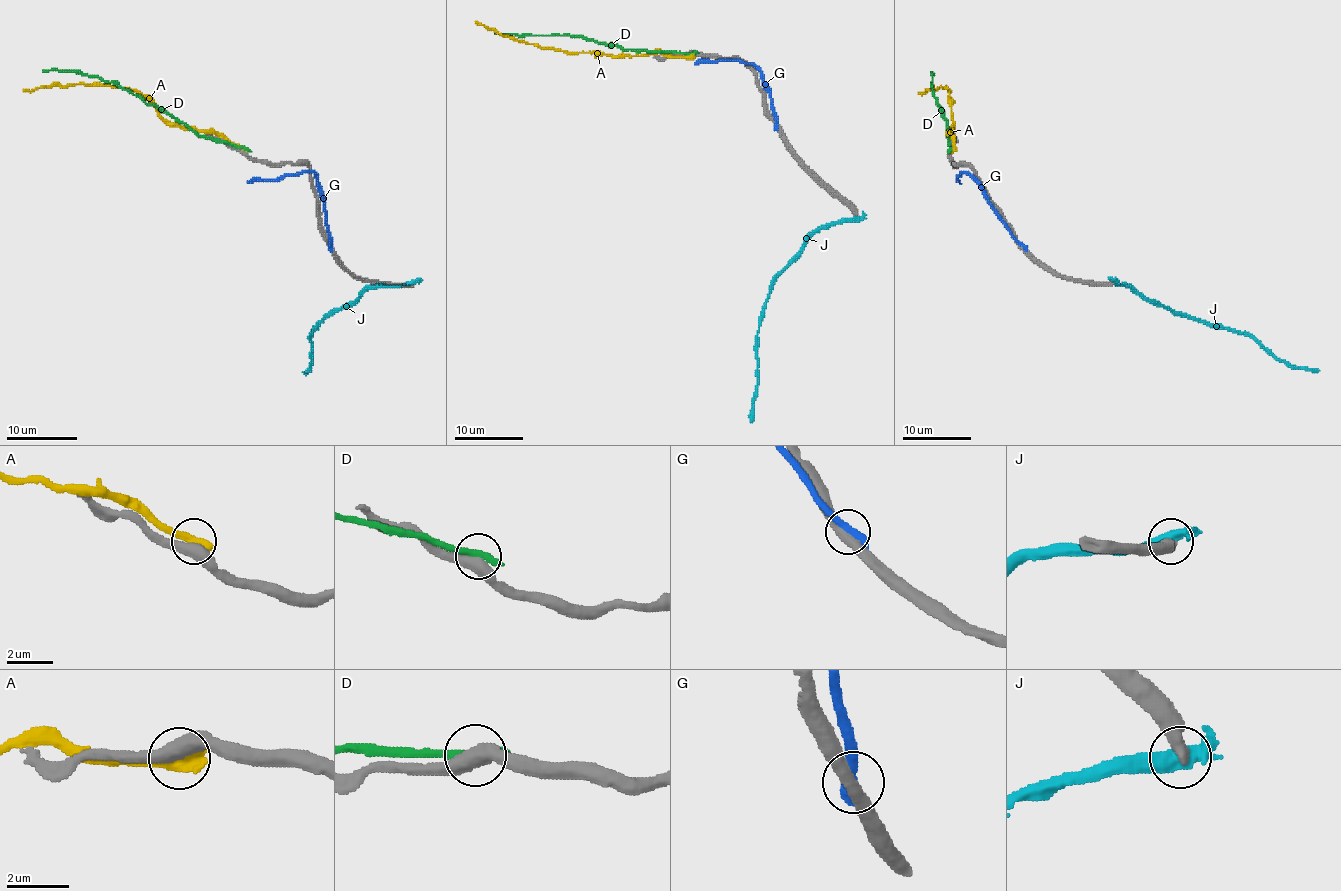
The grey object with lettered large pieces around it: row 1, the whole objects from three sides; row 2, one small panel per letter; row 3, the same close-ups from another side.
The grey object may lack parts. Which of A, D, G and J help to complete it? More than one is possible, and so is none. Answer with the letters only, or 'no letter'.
no letter

